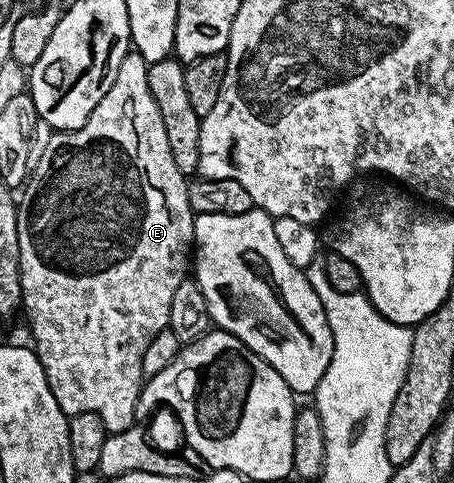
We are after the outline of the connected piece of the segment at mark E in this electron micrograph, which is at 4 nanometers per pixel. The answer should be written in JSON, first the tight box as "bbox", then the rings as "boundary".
{"bbox":[16,50,196,433],"boundary":[[[132,50],[127,54],[124,62],[120,62],[120,70],[116,70],[116,82],[112,82],[112,86],[108,86],[108,94],[104,94],[104,98],[96,102],[96,110],[92,110],[88,122],[84,122],[84,126],[76,130],[53,133],[48,147],[40,157],[40,162],[30,170],[16,204],[20,246],[18,271],[22,283],[21,311],[26,312],[30,332],[34,335],[32,347],[38,353],[40,366],[44,366],[48,386],[62,413],[68,418],[76,414],[100,414],[100,422],[104,422],[107,433],[135,427],[134,415],[144,383],[144,350],[148,350],[148,342],[152,342],[152,338],[156,338],[156,334],[160,334],[160,330],[168,326],[168,310],[172,307],[172,298],[180,282],[187,279],[194,247],[196,214],[188,202],[190,185],[187,176],[181,172],[172,158],[172,146],[168,142],[168,130],[164,130],[164,118],[160,118],[160,110],[156,106],[156,98],[152,98],[152,90],[148,90],[149,69],[150,65],[139,52]]]}

